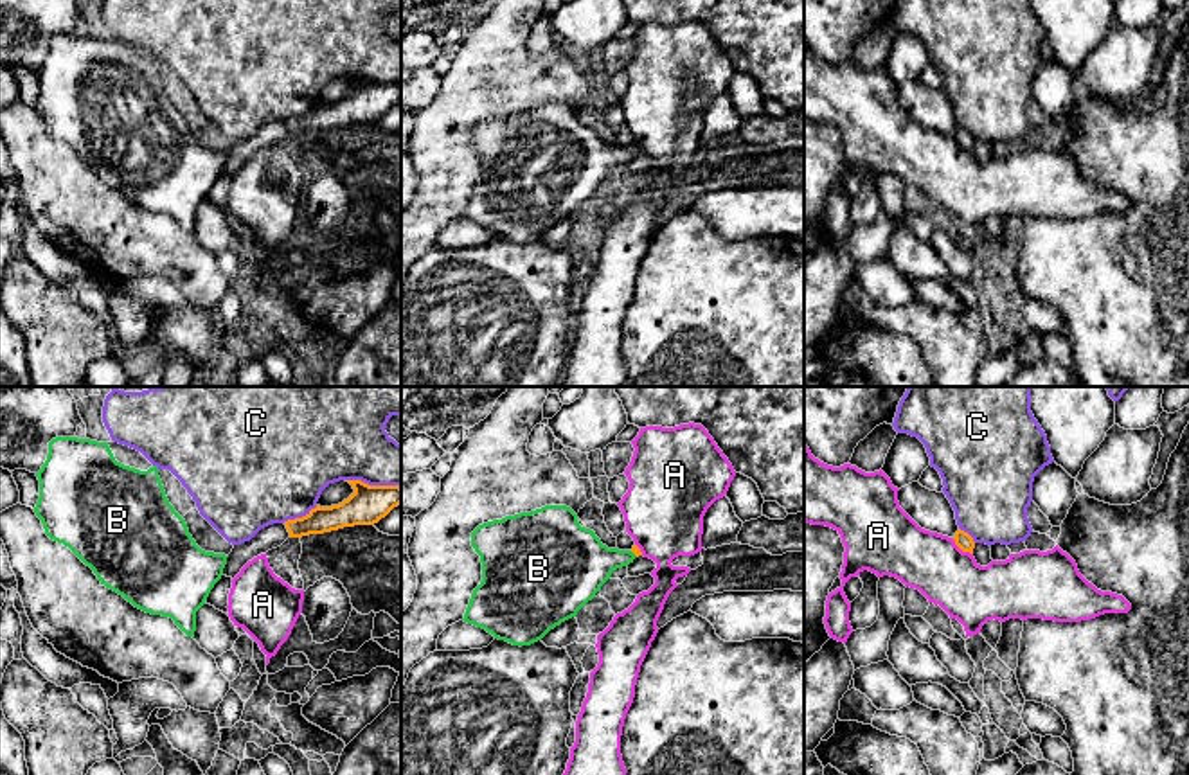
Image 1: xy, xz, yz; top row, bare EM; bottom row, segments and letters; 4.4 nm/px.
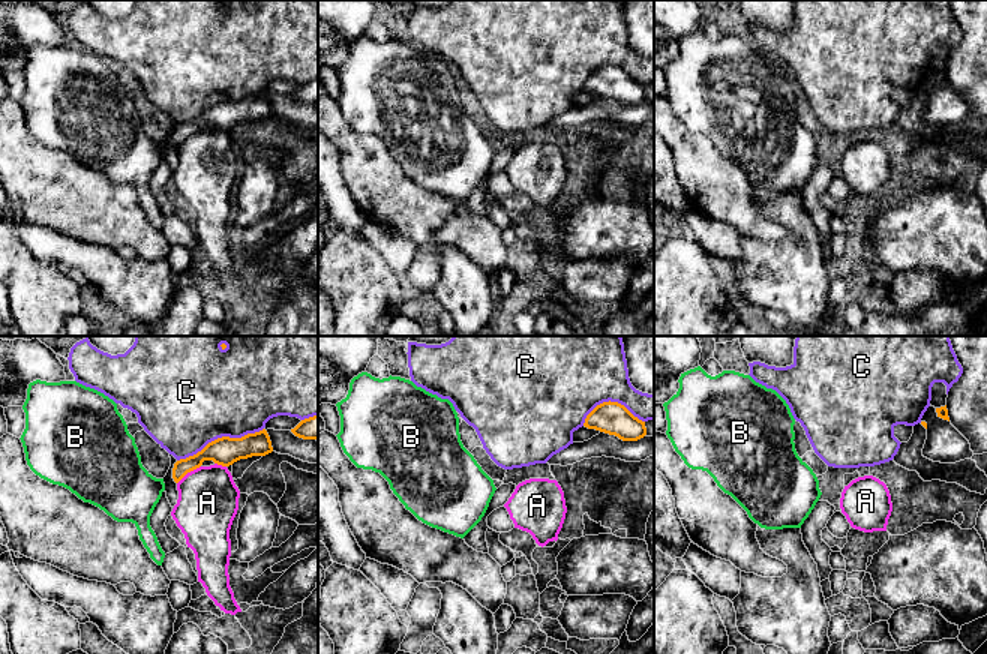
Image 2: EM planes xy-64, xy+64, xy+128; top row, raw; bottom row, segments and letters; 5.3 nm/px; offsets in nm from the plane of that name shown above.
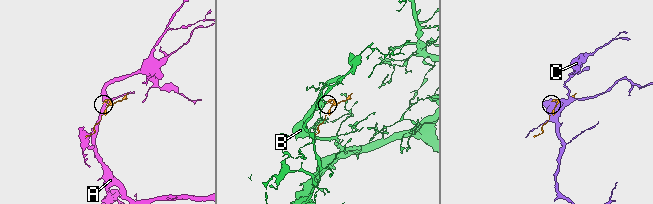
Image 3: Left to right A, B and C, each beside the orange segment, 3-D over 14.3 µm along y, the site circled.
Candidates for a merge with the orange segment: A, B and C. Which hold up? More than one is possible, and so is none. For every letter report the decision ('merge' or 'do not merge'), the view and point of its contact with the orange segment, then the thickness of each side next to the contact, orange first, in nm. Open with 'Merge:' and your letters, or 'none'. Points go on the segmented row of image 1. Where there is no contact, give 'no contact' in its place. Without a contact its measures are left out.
Merge: B
A: do not merge; meets orange in yz at (961, 549); 80 nm thick on the orange side, 280 nm on the other
B: merge; meets orange in xz at (634, 552); 40 nm thick on the orange side, 280 nm on the other
C: do not merge; meets orange in xy at (373, 486); 170 nm thick on the orange side, 360 nm on the other

